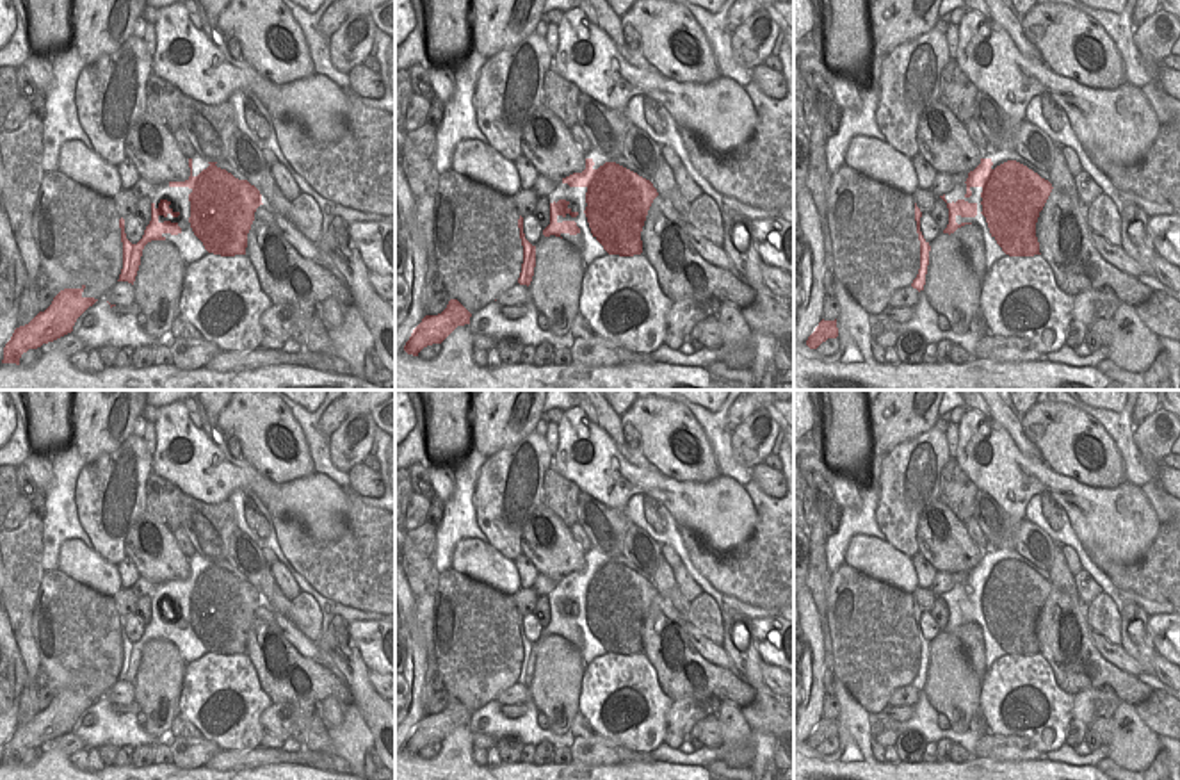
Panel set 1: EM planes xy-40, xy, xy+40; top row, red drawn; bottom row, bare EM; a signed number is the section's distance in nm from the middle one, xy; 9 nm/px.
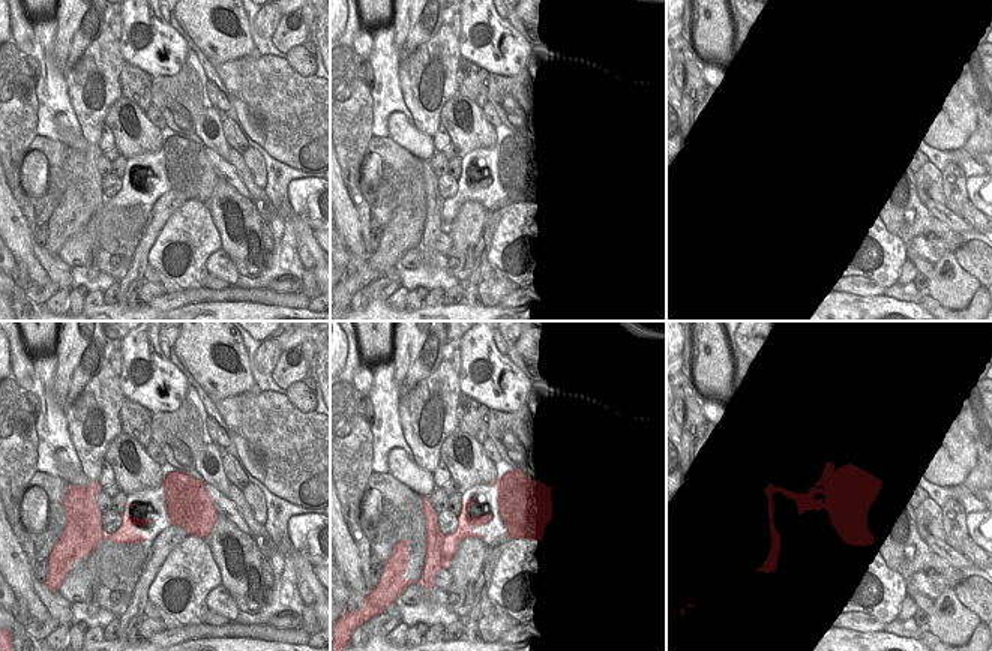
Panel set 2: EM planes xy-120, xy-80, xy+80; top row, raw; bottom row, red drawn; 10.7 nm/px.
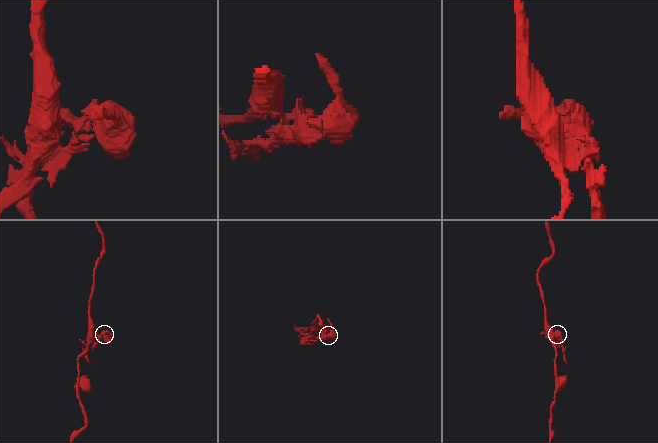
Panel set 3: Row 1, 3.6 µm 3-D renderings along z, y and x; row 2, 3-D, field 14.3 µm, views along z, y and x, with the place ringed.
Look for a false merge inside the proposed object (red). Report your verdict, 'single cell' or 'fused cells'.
fused cells

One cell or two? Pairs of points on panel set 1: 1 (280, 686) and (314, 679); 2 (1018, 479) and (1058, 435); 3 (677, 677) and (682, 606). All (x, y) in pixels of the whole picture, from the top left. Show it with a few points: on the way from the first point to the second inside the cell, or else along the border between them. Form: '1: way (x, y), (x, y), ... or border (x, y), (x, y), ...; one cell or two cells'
1: way (290, 690), (298, 697), (305, 697), (312, 690); one cell
2: border (1042, 458), (1054, 471), (1070, 476), (1077, 483); two cells
3: border (659, 593), (684, 618); two cells

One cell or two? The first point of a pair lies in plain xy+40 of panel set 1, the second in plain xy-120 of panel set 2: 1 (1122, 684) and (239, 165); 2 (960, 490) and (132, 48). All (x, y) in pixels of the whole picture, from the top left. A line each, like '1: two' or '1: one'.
1: two
2: two

